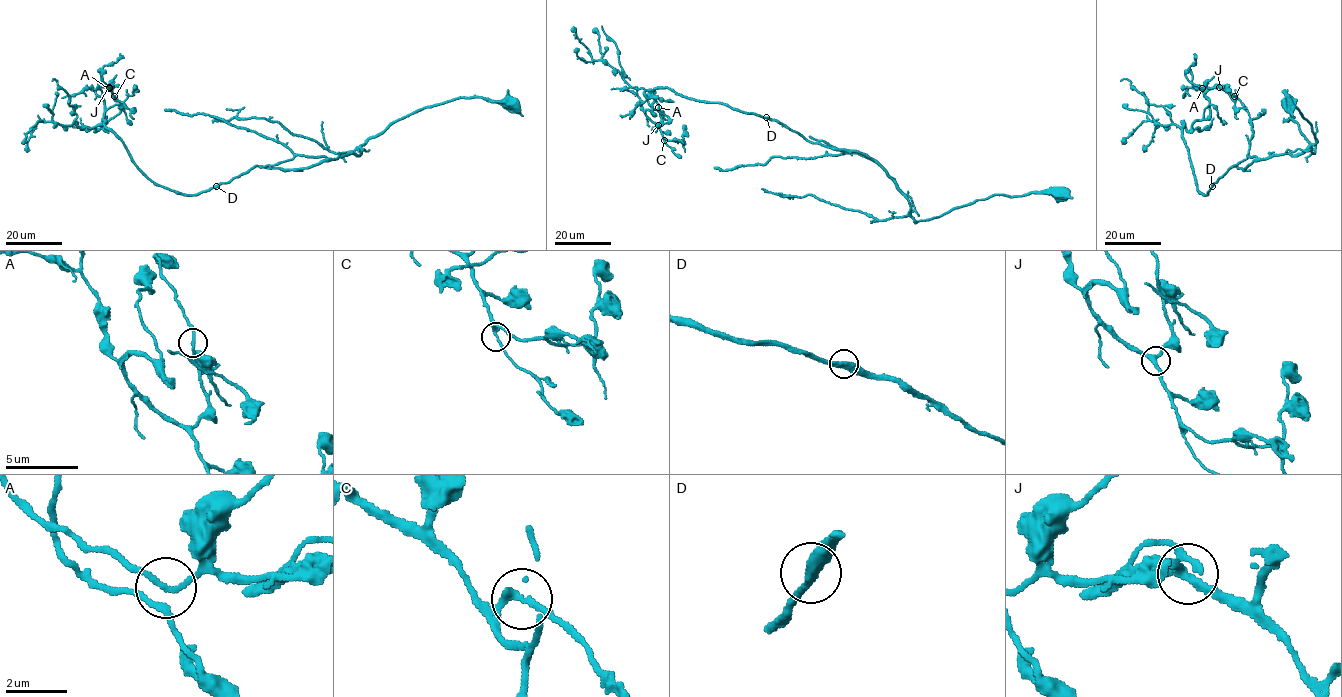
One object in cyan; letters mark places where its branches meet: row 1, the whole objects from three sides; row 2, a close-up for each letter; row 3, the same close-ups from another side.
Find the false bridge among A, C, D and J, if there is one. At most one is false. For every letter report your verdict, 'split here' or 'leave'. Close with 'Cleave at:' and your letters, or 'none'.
A: leave
C: leave
D: leave
J: leave
Cleave at: none

